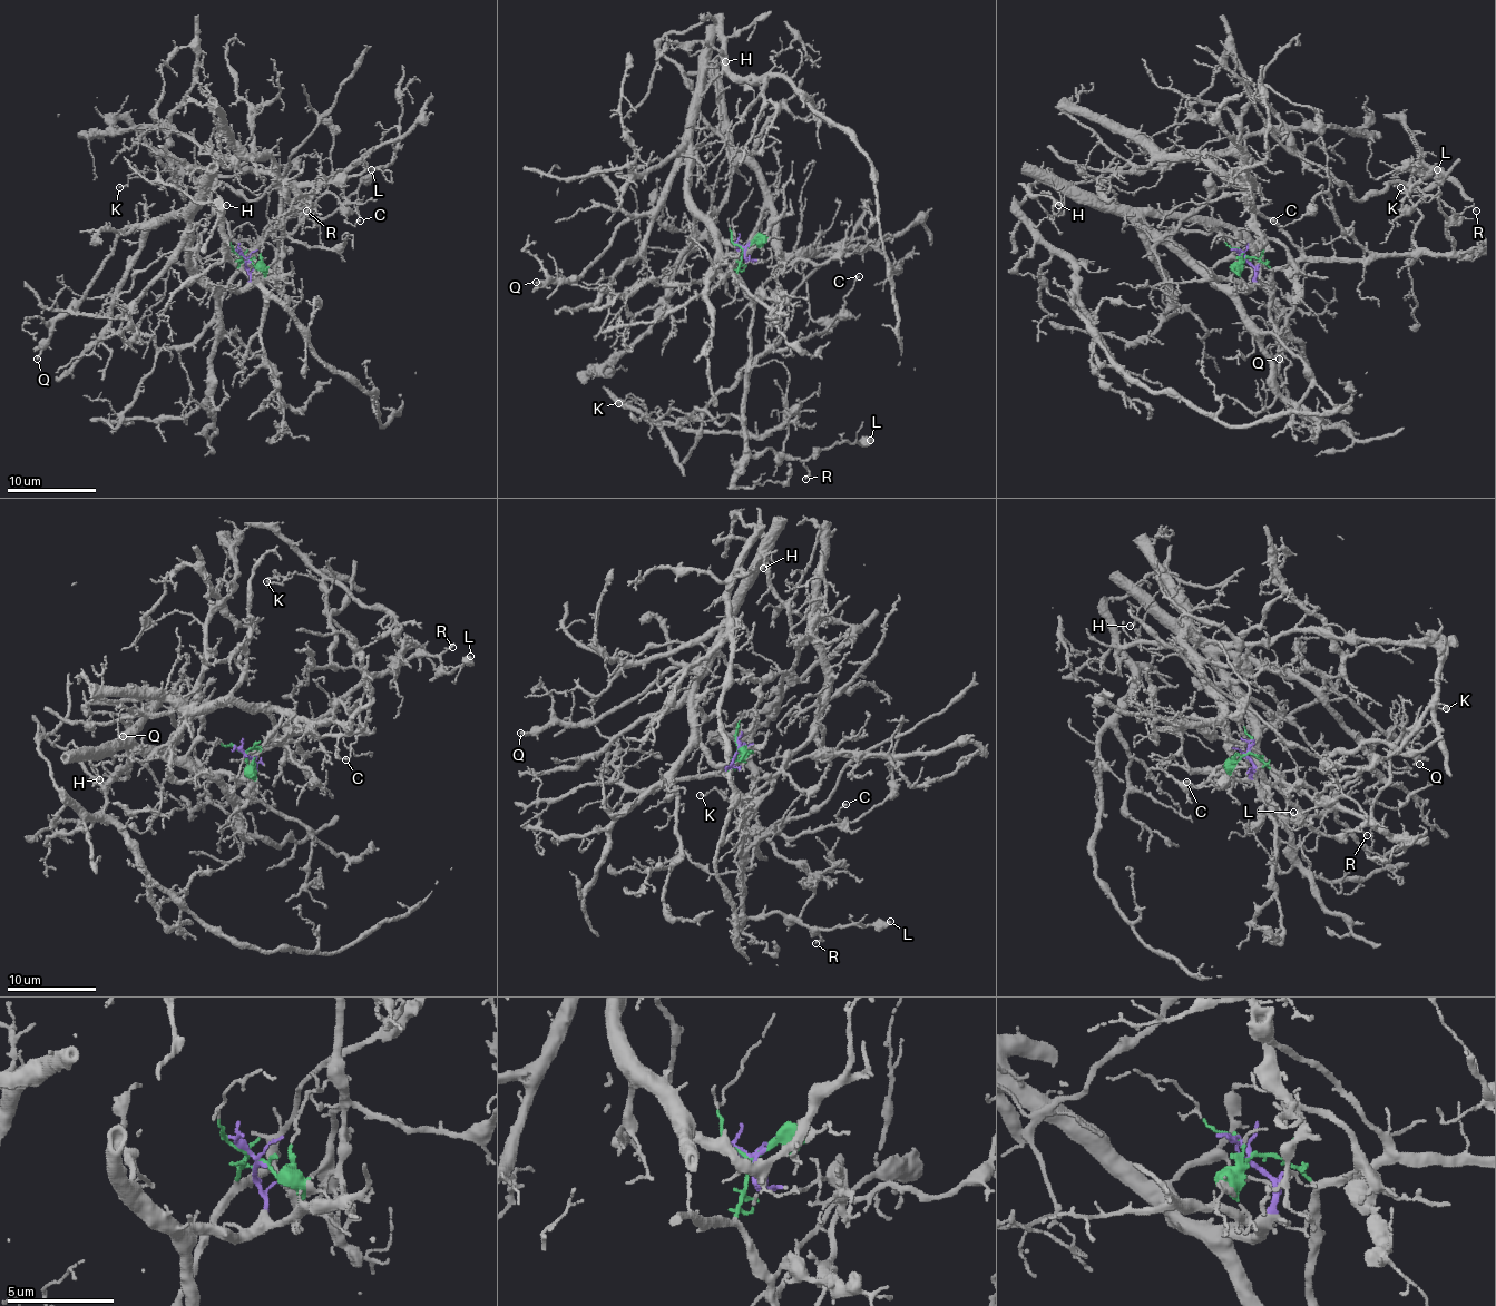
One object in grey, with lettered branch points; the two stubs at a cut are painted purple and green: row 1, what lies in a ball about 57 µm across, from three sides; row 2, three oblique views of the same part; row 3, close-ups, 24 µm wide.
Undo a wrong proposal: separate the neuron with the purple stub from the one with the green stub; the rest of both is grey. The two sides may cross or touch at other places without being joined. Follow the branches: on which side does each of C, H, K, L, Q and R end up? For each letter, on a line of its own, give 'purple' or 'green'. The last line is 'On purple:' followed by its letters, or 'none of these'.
C: green
H: purple
K: green
L: green
Q: purple
R: green
On purple: H, Q

